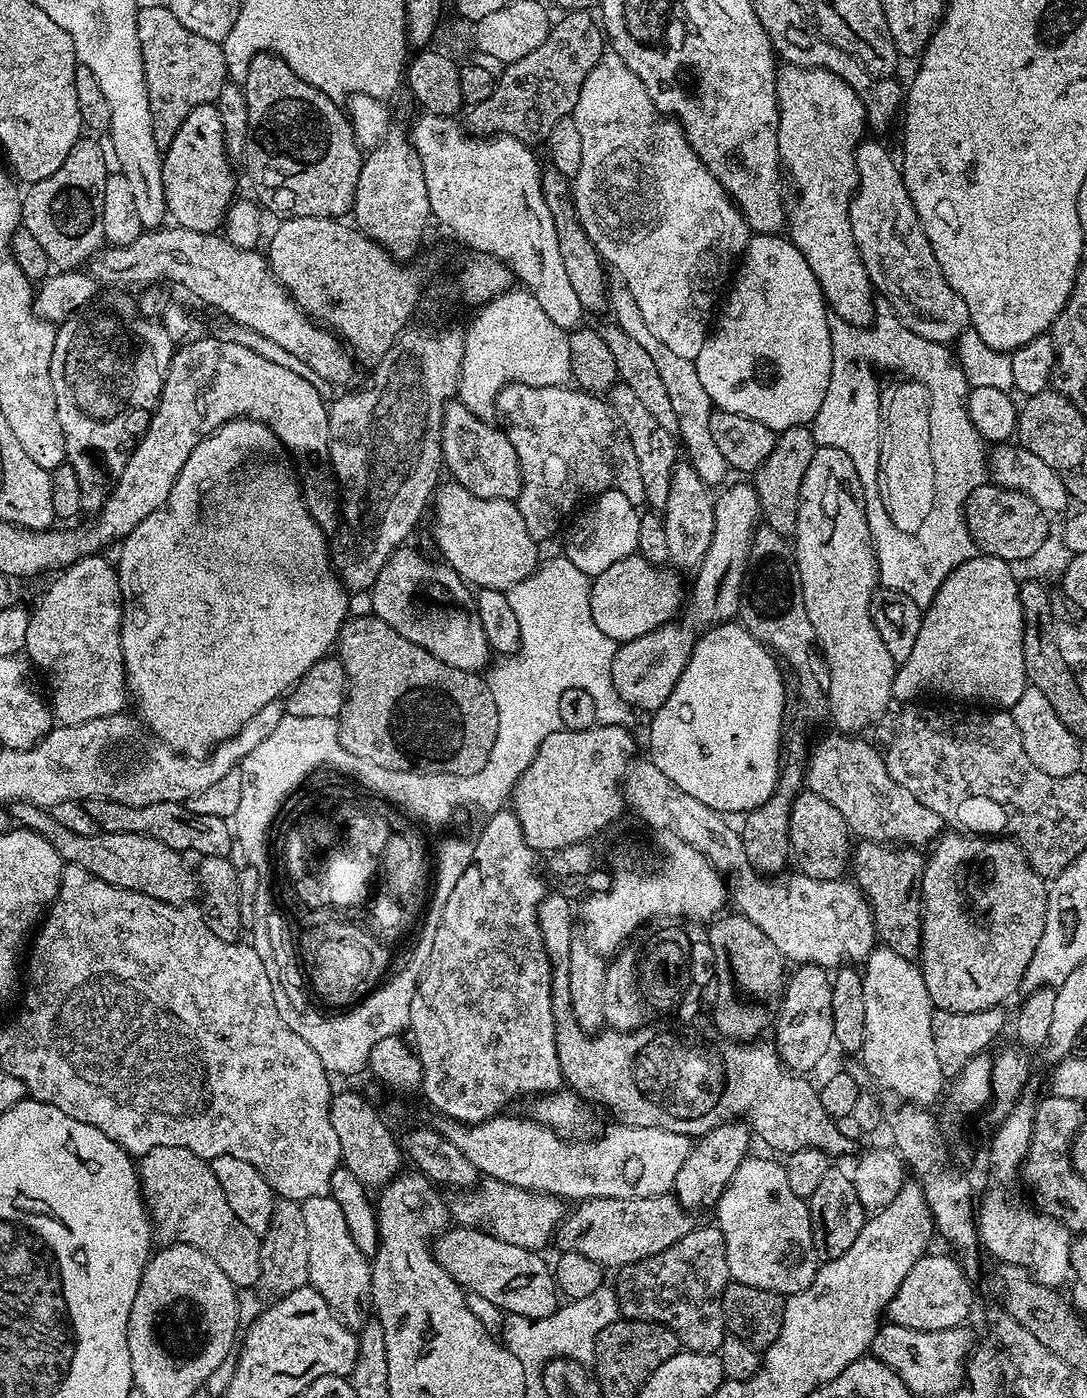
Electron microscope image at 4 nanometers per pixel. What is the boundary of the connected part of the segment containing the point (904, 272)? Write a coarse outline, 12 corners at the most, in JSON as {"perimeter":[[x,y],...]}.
{"perimeter":[[871,138],[856,149],[854,242],[914,334],[970,328],[906,190]]}

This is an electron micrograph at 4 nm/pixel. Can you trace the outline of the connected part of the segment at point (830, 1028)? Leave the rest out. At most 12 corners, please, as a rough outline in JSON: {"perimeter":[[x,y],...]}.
{"perimeter":[[829,969],[787,977],[774,1025],[785,1068],[811,1073],[833,1051]]}

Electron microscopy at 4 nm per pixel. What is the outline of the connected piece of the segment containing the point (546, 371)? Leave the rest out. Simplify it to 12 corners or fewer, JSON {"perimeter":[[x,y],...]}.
{"perimeter":[[527,290],[464,332],[458,400],[495,421],[508,384],[572,380],[568,332]]}

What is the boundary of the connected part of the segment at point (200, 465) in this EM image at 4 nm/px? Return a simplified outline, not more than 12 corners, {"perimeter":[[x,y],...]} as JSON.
{"perimeter":[[267,424],[119,545],[134,712],[207,756],[350,596]]}

